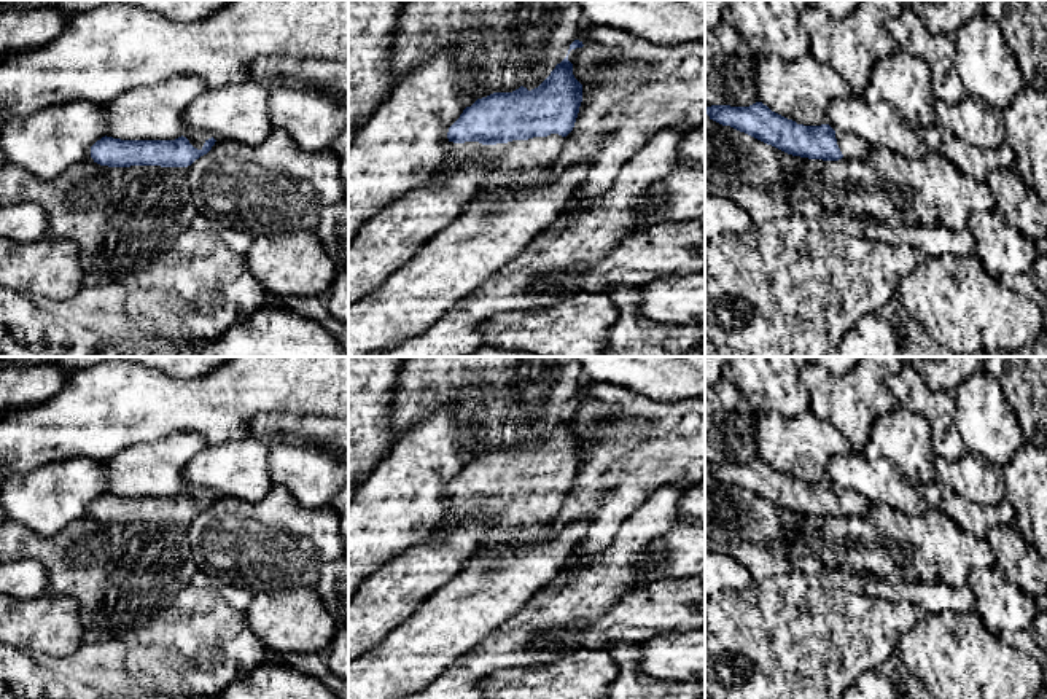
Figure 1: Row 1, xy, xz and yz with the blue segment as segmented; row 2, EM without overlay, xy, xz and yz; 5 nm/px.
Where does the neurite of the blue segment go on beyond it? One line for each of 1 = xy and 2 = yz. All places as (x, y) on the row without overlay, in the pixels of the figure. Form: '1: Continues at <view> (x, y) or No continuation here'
1: Continues at xy (196, 494)
2: Continues at yz (852, 503)

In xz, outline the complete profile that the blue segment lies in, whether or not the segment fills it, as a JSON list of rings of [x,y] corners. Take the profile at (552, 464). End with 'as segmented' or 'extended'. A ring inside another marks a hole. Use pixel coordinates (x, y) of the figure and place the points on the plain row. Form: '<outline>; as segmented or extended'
[[[566,414],[535,446],[520,443],[512,449],[493,449],[466,463],[449,484],[446,516],[433,530],[463,516],[488,516],[492,525],[479,543],[477,554],[488,554],[504,545],[525,543],[544,533],[573,487],[582,459],[582,441],[573,432],[573,420]]]; extended

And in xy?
[[[186,487],[175,497],[121,497],[105,492],[91,503],[91,514],[108,524],[188,524],[207,511],[215,498],[202,487]]]; extended

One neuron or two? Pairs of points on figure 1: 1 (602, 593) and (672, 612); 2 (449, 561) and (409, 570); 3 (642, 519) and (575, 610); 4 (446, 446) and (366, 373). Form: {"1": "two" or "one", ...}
{"1": "two", "2": "one", "3": "one", "4": "two"}

